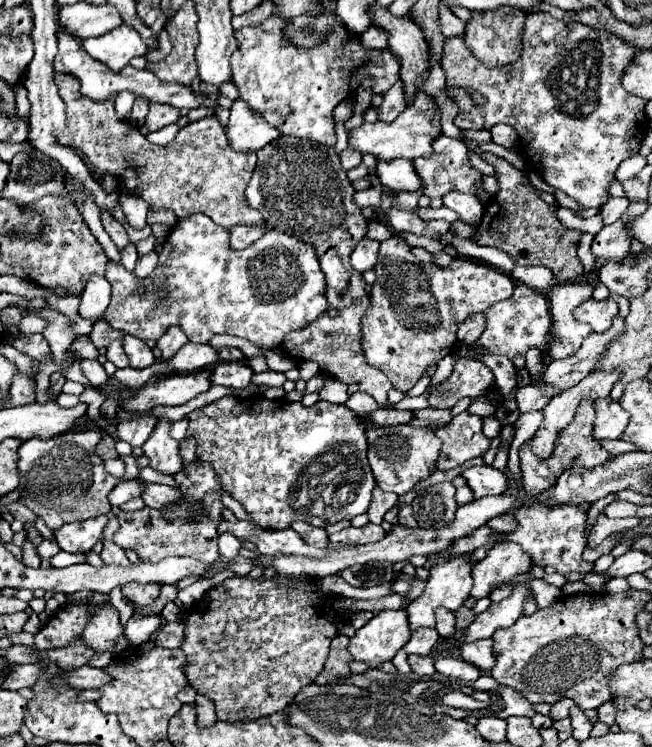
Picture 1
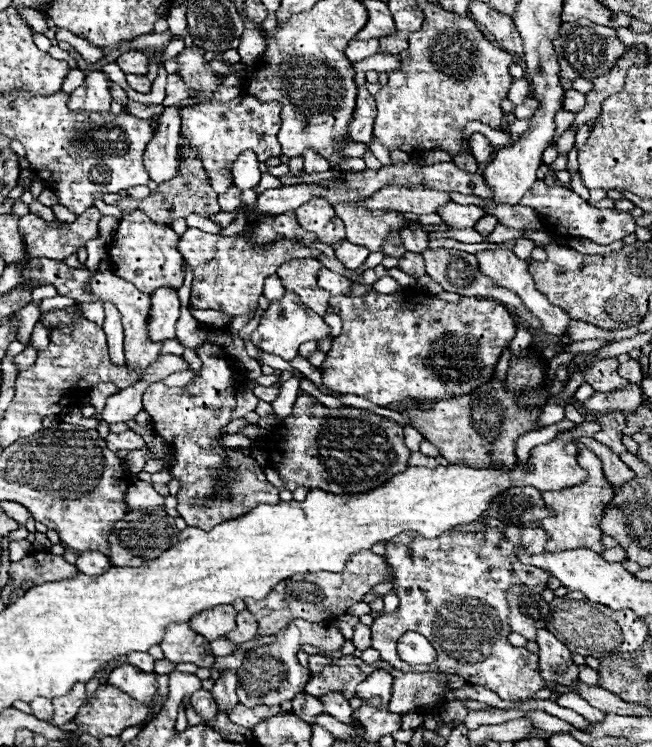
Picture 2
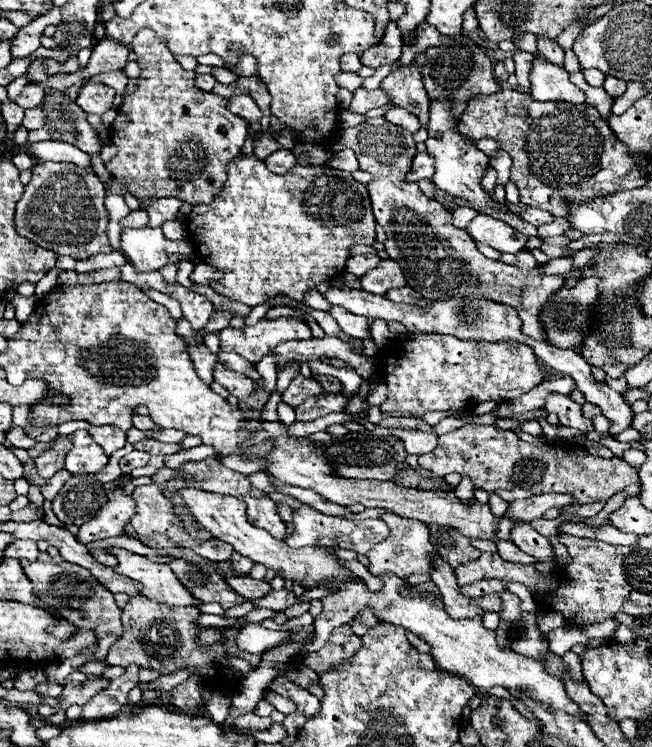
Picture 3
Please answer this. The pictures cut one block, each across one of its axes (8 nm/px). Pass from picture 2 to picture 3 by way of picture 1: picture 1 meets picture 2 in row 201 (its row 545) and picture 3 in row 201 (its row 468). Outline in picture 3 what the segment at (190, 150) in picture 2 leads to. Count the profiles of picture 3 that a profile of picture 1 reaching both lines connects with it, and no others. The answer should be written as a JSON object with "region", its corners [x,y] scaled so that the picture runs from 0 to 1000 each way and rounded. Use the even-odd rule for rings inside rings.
{"region":[[[215,40],[202,54],[199,64],[212,72],[212,86],[218,91],[209,120],[187,123],[187,137],[178,145],[178,158],[169,166],[166,185],[181,198],[178,212],[163,217],[163,228],[190,241],[199,260],[212,268],[224,262],[242,265],[276,265],[294,276],[322,273],[347,244],[347,220],[371,203],[374,187],[380,185],[380,163],[362,153],[353,153],[347,145],[347,131],[331,129],[325,123],[313,126],[298,118],[298,96],[282,94],[264,75],[252,56],[233,46],[233,40]]]}

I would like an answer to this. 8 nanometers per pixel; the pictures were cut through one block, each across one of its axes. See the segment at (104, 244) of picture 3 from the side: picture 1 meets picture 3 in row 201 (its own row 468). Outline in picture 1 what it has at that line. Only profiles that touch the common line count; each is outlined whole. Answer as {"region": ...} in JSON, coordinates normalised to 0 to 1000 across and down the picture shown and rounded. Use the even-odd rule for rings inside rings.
{"region":[[[110,576],[77,589],[49,586],[28,600],[31,672],[64,691],[77,710],[110,696],[135,696],[169,685],[166,659],[184,645],[160,629],[156,613],[144,605],[160,576]]]}

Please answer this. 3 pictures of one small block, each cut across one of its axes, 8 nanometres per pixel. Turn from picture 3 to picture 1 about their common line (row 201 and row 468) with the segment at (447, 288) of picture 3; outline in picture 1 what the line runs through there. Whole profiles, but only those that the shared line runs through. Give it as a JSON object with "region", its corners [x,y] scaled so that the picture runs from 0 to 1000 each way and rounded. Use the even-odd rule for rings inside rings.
{"region":[[[629,568],[598,573],[564,573],[561,589],[564,589],[564,618],[586,656],[617,664],[629,659],[647,640],[653,640],[660,632],[669,629],[663,627],[663,621],[669,621],[675,589],[663,584],[660,573],[638,573]]]}

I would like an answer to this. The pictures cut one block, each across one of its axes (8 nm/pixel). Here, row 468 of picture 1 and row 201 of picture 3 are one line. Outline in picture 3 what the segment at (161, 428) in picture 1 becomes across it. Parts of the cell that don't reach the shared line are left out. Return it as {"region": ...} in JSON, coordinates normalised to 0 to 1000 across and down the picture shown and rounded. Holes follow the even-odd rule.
{"region":[[[242,265],[227,276],[227,289],[230,305],[245,305],[252,297],[270,295],[273,292],[273,281],[276,281],[279,270],[270,265]]]}

